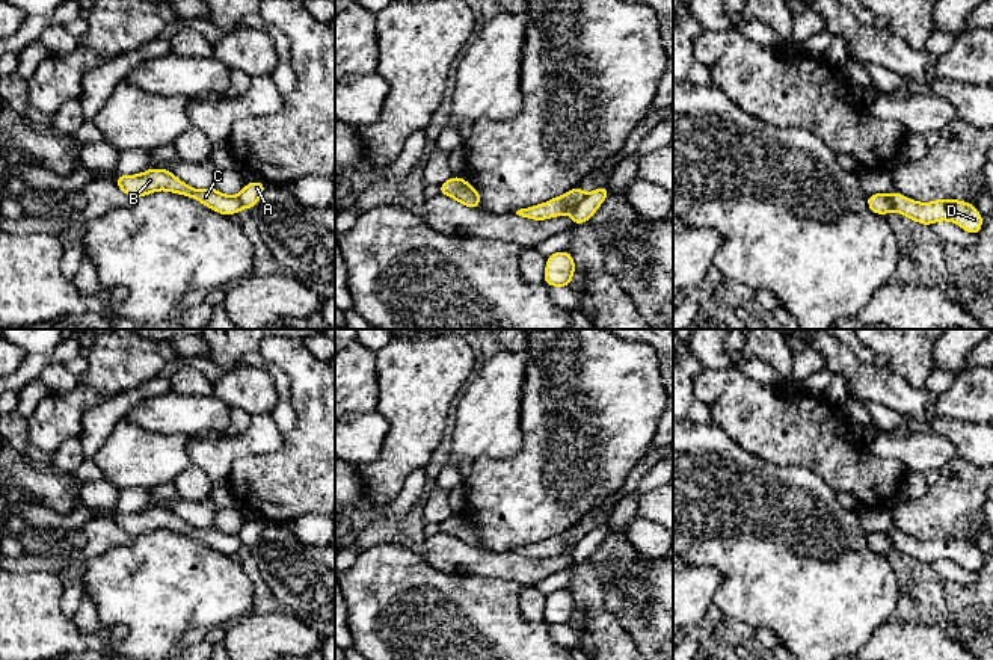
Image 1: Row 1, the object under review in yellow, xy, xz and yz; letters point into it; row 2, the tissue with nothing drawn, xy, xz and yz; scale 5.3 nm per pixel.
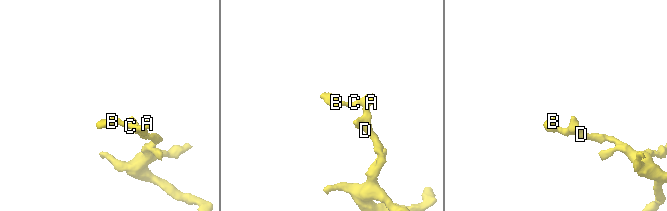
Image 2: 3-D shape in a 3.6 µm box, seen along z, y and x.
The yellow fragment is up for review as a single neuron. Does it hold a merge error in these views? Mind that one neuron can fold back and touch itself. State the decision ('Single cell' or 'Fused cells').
Fused cells

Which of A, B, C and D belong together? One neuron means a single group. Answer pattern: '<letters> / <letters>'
A D / B C

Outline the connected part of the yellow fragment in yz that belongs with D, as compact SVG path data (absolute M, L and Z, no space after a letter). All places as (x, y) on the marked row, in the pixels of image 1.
M899 192L886 193L892 201L893 210L922 225L931 225L939 221L957 224L969 234L978 234L982 230L982 214L970 202L958 199L937 199L931 202L918 202Z

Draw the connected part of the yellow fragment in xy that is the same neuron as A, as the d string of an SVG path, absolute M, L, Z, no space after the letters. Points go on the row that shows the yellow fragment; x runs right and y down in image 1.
M254 181L244 184L241 192L237 195L243 208L254 208L260 202L264 189L266 189L264 181Z

